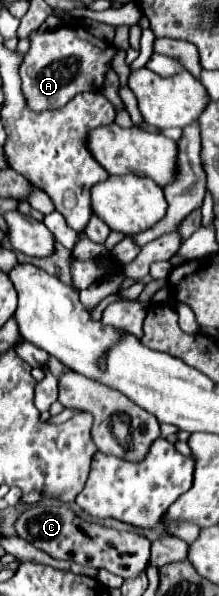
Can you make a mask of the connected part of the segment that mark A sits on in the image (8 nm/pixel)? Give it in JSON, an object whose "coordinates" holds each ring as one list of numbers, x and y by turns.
{"coordinates":[[62,26,46,32,32,30,28,40,30,48,18,70,22,78,22,94,26,98,26,106,34,112,62,108,76,94,100,90,104,76,110,68,112,56,116,52,112,44,94,38,84,26]]}

